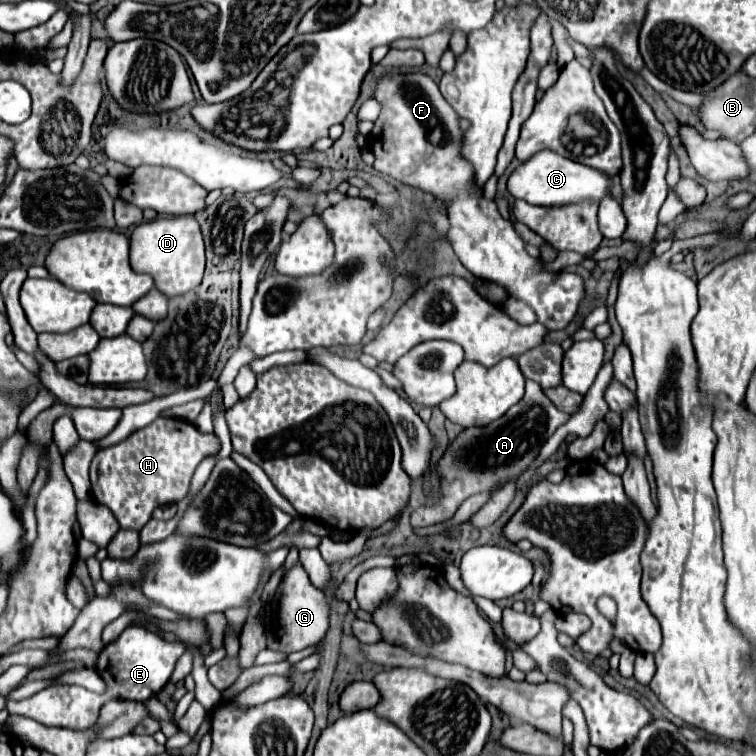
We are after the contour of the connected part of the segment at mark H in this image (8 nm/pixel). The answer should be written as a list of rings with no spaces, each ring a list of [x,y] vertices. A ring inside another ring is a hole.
[[[158,417],[128,439],[94,455],[90,463],[92,495],[98,503],[112,509],[122,529],[140,531],[158,505],[178,503],[188,495],[198,463],[218,451],[220,439],[214,433],[202,433],[184,419]]]

